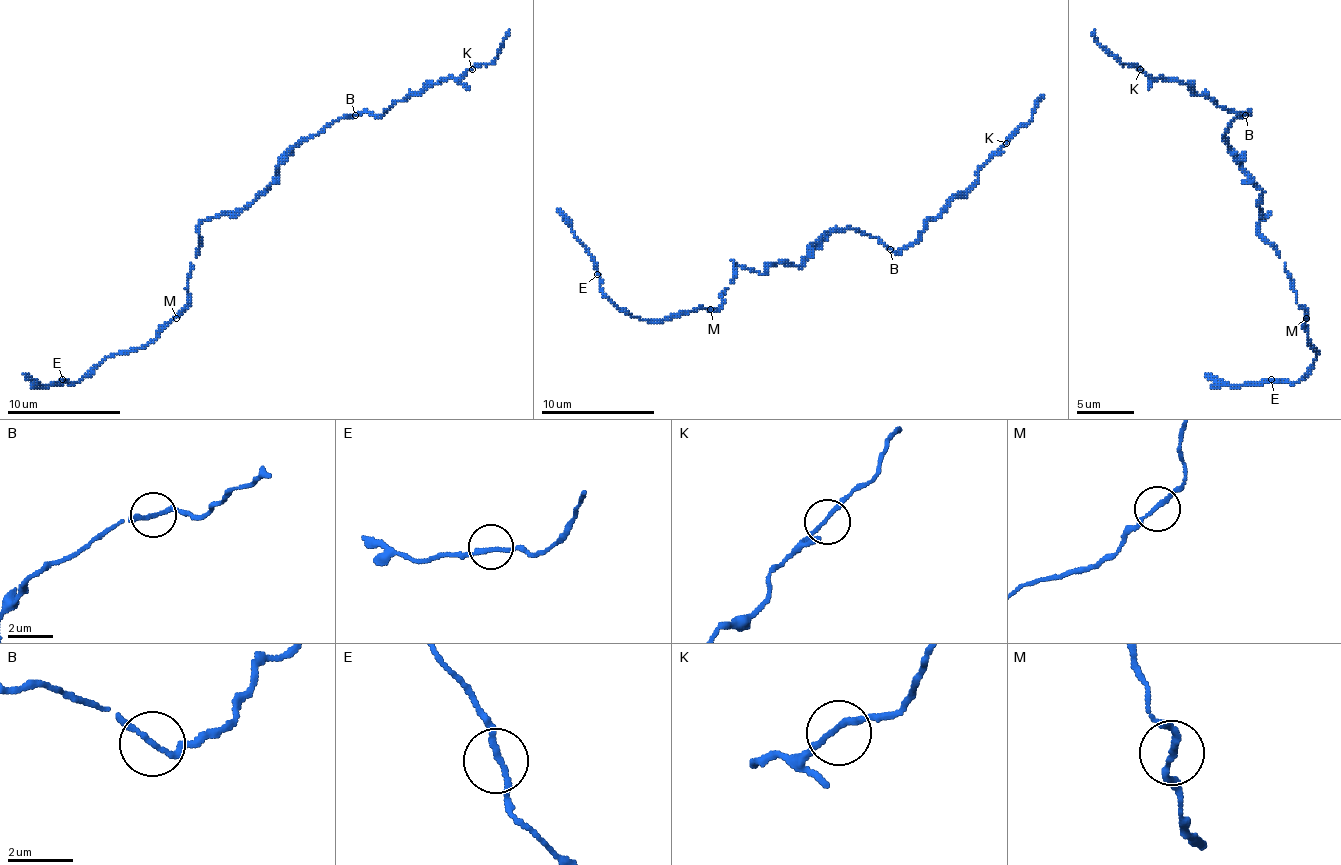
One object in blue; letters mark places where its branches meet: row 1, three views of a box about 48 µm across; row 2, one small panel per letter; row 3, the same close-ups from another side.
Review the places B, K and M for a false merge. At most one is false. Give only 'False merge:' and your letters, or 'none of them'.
False merge: none of them

